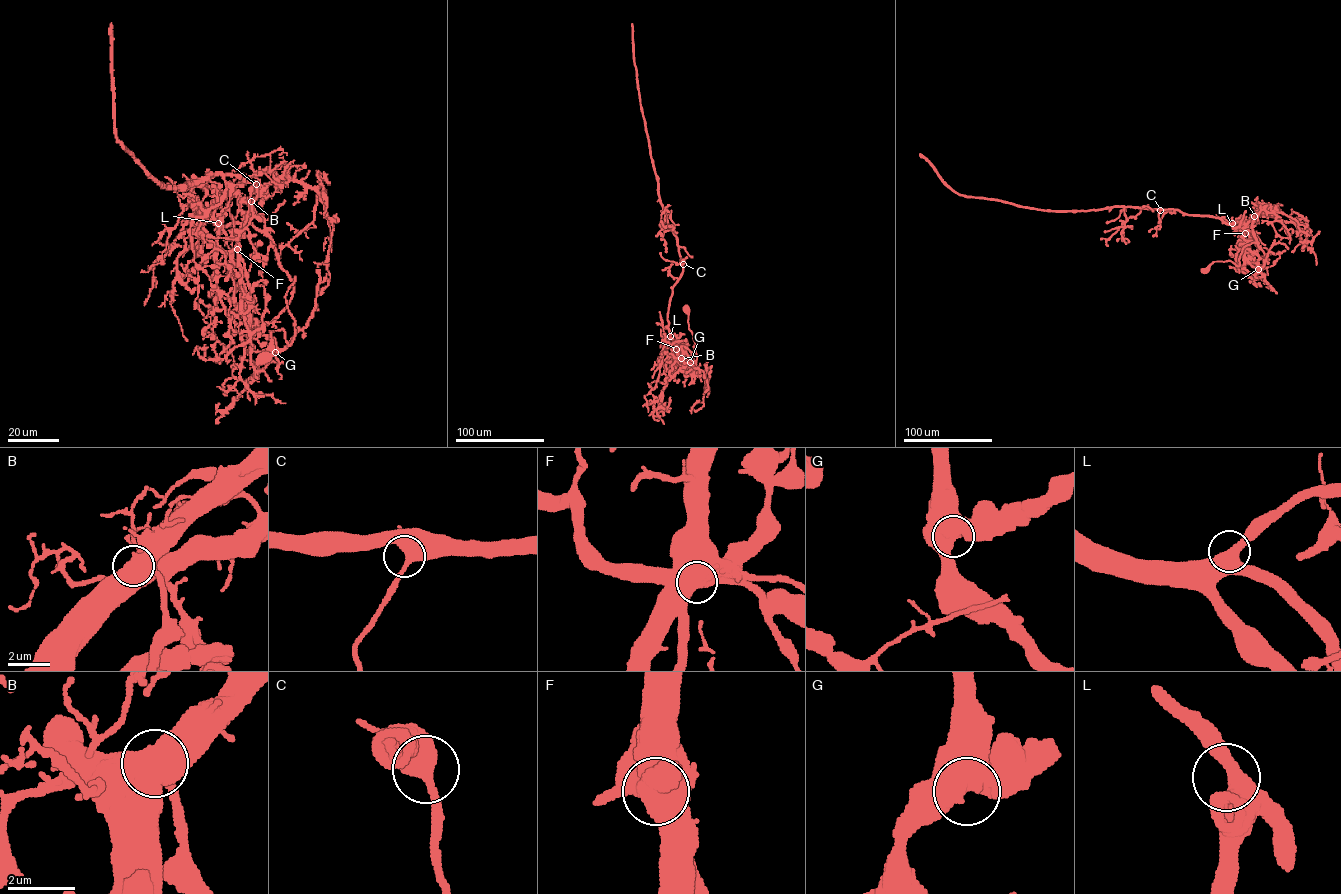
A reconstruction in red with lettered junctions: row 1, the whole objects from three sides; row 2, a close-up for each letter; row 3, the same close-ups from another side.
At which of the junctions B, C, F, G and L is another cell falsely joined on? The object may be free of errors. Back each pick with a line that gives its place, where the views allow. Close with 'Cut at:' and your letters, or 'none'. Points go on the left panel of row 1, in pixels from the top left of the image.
F: Place: (237, 249)
Cut at: F

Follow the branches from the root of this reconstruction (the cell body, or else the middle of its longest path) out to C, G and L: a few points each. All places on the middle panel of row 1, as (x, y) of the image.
C: (686, 307), (688, 329), (696, 343), (693, 346), (695, 361), (681, 356), (668, 328), (669, 300), (683, 264)
G: (686, 307), (688, 329), (696, 343), (693, 346), (696, 363), (685, 372), (679, 359), (675, 360), (690, 362)
L: (686, 307), (688, 329), (696, 343), (693, 346), (696, 361), (681, 357), (670, 336)

